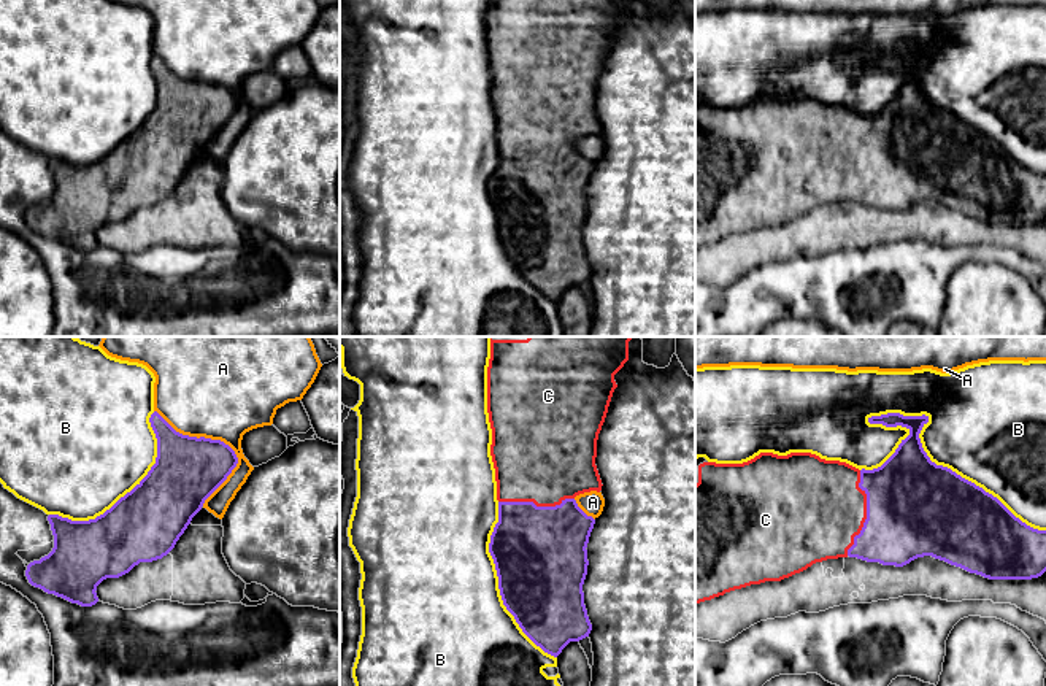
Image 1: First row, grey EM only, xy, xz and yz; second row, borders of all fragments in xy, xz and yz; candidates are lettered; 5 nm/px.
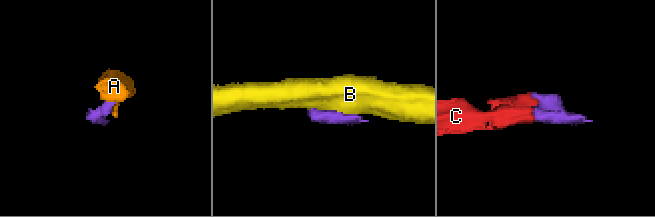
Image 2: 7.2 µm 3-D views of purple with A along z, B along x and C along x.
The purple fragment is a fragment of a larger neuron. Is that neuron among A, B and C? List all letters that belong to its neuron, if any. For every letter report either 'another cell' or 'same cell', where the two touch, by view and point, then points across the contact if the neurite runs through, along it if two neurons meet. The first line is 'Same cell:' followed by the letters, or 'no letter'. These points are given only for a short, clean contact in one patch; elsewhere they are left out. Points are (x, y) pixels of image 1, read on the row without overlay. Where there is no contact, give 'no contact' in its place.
Same cell: C
A: another cell; contact xy (219, 84)
B: another cell; contact yz (935, 108)
C: same cell; contact yz (867, 158)

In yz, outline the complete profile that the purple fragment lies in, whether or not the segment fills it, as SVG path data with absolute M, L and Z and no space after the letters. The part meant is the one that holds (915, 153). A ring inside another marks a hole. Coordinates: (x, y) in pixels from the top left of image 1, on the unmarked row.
M887 57L868 62L868 67L909 75L895 97L873 114L811 97L760 97L743 108L695 103L695 248L751 229L781 225L816 206L848 200L895 211L932 200L989 224L1032 224L1046 216L1046 175L1027 170L997 141L930 105L919 83L929 60Z

